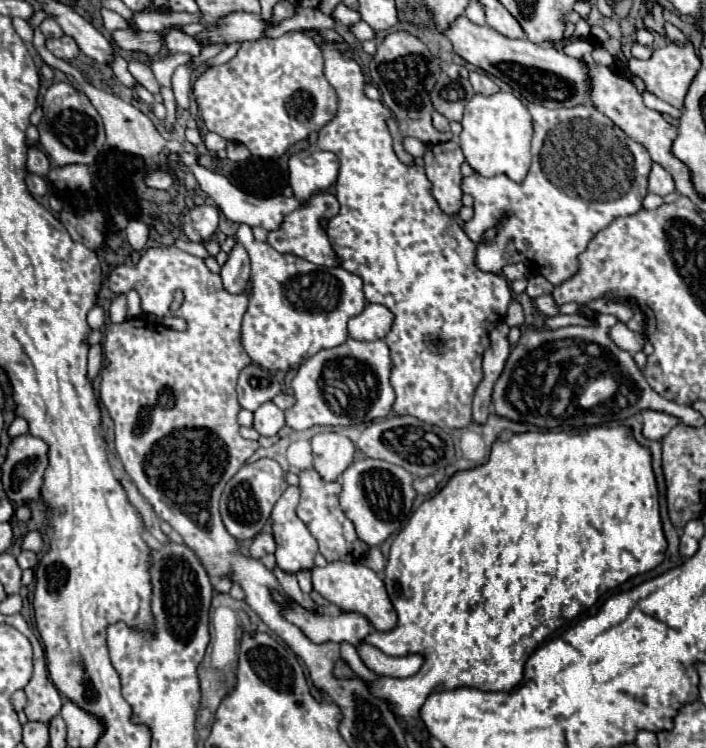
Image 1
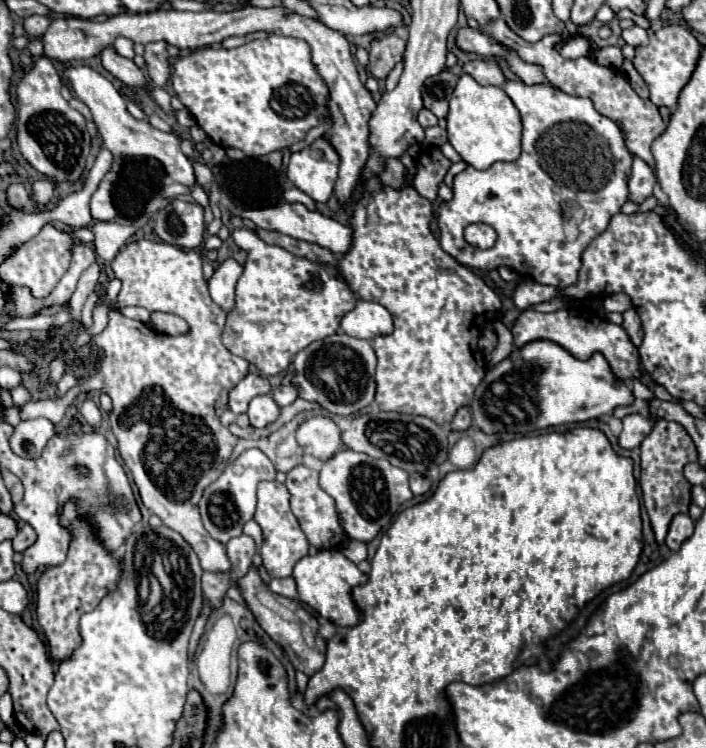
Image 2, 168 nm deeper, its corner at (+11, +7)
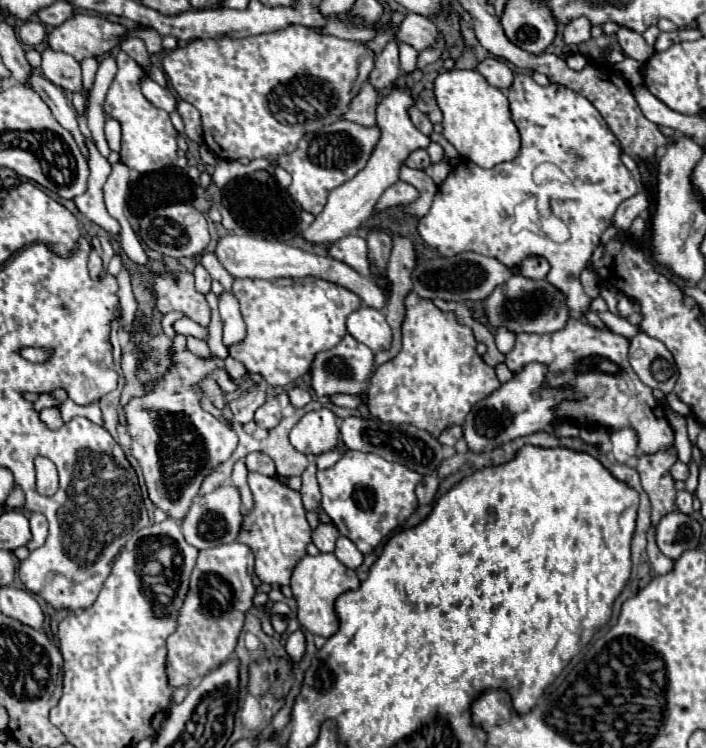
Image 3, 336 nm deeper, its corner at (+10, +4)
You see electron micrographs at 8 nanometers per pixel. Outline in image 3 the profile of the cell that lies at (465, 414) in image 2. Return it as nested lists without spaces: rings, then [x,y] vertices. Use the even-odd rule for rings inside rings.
[[[449,425],[449,427],[439,435],[439,439],[441,439],[441,445],[453,447],[453,445],[461,439],[461,435],[463,435],[463,429],[461,429],[459,425]]]

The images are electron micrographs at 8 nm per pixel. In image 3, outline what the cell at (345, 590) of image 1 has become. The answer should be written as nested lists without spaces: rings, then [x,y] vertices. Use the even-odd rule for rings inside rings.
[[[319,553],[317,557],[305,555],[291,573],[291,591],[297,601],[297,619],[303,629],[307,629],[313,635],[329,637],[337,631],[337,617],[335,617],[335,599],[345,593],[359,587],[359,579],[353,569],[339,563],[339,559],[333,553]]]

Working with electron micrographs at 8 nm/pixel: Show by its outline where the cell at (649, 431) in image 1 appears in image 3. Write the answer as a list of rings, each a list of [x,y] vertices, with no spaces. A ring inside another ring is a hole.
[[[633,429],[611,433],[611,453],[617,463],[629,463],[637,455],[637,435]]]

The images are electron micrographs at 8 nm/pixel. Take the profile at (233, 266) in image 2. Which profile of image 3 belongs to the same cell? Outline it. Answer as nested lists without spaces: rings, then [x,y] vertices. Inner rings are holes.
[[[223,293],[219,297],[219,313],[223,321],[223,345],[231,347],[233,343],[241,343],[241,339],[245,339],[245,323],[233,293]]]

